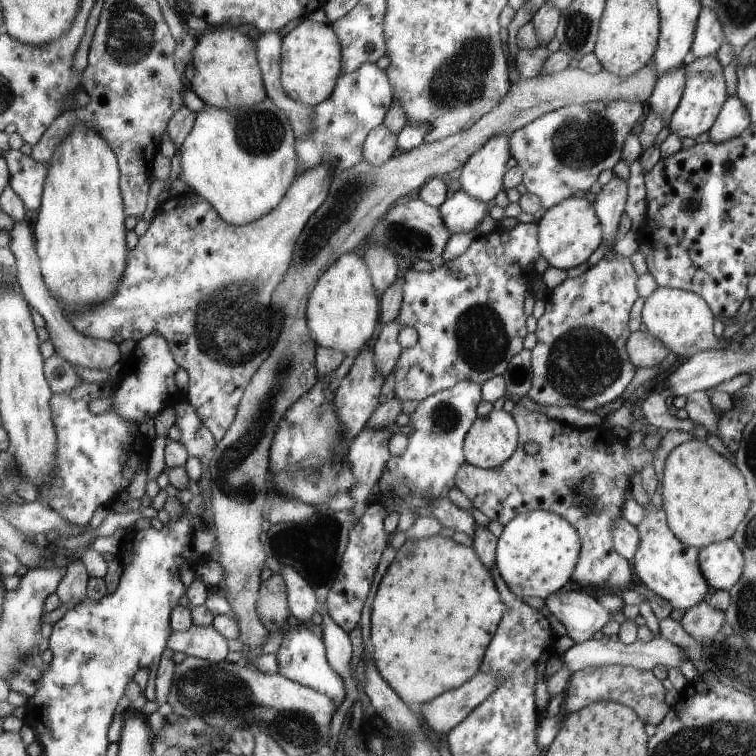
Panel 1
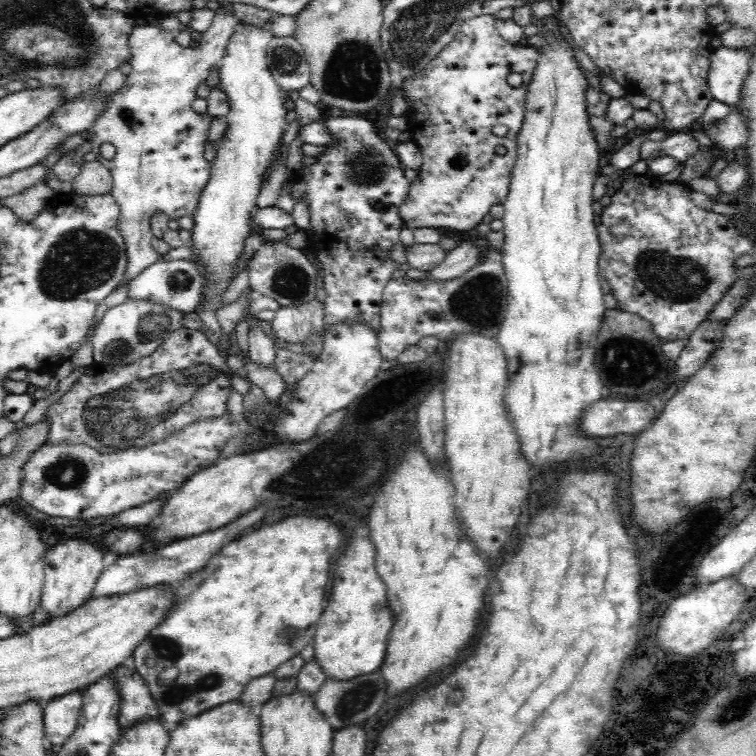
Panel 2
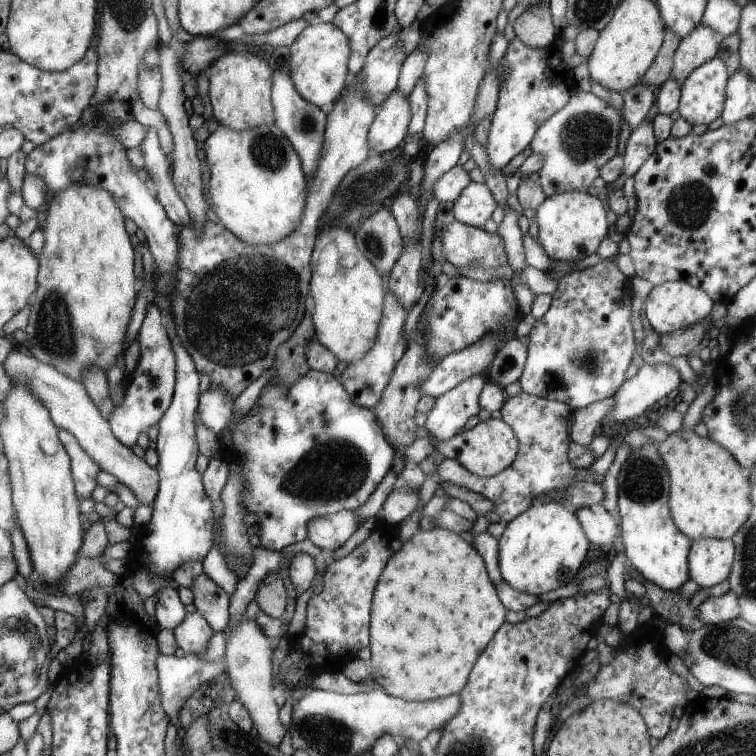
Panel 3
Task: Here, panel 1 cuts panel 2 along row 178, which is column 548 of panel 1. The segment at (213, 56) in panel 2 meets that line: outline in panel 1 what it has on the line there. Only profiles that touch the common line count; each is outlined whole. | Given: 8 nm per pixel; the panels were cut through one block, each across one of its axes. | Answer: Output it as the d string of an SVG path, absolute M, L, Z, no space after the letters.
M589 101L571 103L546 112L521 128L514 130L509 136L509 148L516 164L520 166L523 186L527 193L534 194L540 200L540 212L556 205L564 198L571 197L573 192L588 190L597 180L601 170L609 170L619 160L621 144L631 131L635 120L641 116L643 104L629 101Z

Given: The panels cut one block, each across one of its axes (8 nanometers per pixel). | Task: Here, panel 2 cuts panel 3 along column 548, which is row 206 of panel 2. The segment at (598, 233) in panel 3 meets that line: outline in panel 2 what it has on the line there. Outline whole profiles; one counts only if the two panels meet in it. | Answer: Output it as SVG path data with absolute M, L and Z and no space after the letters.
M240 22L234 28L234 32L226 44L226 50L216 65L219 78L217 88L224 92L228 99L228 114L224 116L227 130L216 141L216 155L211 161L210 176L199 195L199 202L192 214L192 244L190 246L192 252L190 262L196 264L200 275L202 275L202 290L200 290L200 296L198 296L200 300L196 307L214 307L215 312L230 303L223 300L223 294L236 278L238 260L243 253L248 235L252 234L256 228L253 224L252 211L256 207L258 208L258 196L260 196L262 185L266 180L264 175L271 166L271 159L279 148L286 131L288 110L283 106L283 102L286 100L285 91L276 82L267 65L267 48L274 37L276 36L265 26L261 26L259 22L258 24Z

